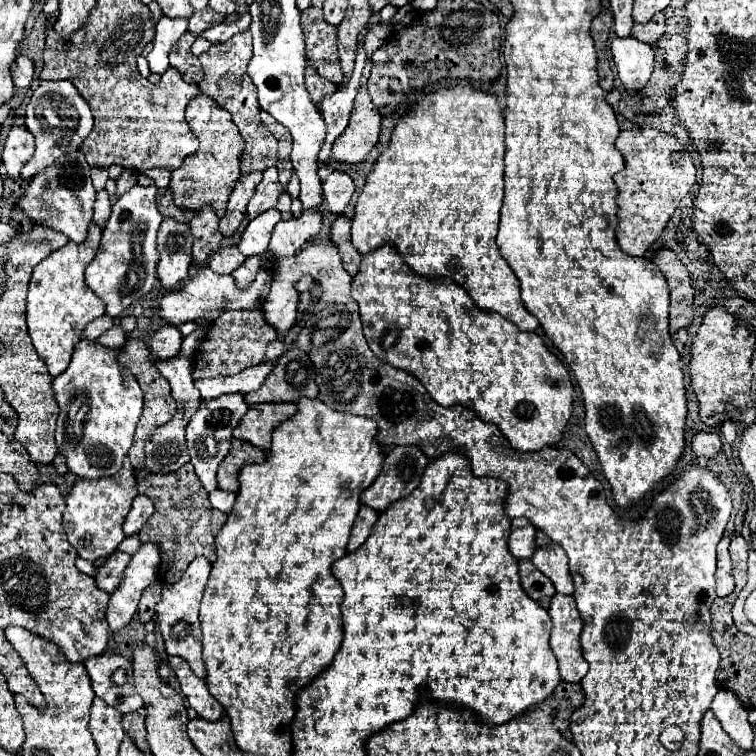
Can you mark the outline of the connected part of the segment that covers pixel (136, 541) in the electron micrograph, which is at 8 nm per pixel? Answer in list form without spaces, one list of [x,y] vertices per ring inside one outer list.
[[[130,535],[130,537],[126,537],[120,545],[118,545],[118,551],[124,551],[124,553],[128,553],[128,555],[134,555],[136,551],[138,551],[138,547],[140,547],[140,537],[138,535]]]

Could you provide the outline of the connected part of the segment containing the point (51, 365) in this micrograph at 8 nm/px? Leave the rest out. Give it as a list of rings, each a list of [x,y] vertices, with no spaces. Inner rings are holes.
[[[92,223],[88,239],[84,243],[78,245],[74,241],[68,241],[64,247],[50,253],[32,273],[26,305],[28,333],[32,337],[36,353],[46,363],[52,377],[58,377],[68,367],[74,345],[82,339],[86,325],[104,315],[104,303],[84,283],[84,267],[94,259],[100,245],[100,235],[102,229]]]

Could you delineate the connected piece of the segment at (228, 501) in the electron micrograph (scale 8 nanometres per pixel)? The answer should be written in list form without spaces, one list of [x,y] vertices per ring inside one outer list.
[[[222,489],[212,491],[208,497],[210,497],[212,507],[216,507],[222,513],[230,513],[232,507],[234,507],[234,501],[236,501],[236,495],[234,493],[228,493],[228,491],[222,491]]]

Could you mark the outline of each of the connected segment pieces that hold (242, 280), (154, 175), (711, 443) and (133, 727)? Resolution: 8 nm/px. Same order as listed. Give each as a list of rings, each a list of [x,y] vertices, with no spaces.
[[[252,255],[252,257],[248,257],[248,259],[232,273],[232,277],[236,279],[236,285],[238,285],[240,289],[244,289],[244,287],[248,287],[248,285],[254,281],[258,269],[260,269],[260,257],[258,257],[258,255]]]
[[[150,169],[150,171],[144,171],[144,175],[148,175],[156,187],[168,187],[170,183],[170,171],[164,171],[164,169]]]
[[[698,433],[692,439],[692,451],[700,459],[712,459],[714,455],[718,455],[722,451],[722,441],[720,441],[718,433]]]
[[[128,713],[124,715],[124,731],[128,737],[132,737],[132,741],[148,755],[150,747],[146,741],[146,727],[144,727],[144,715],[142,713]]]

